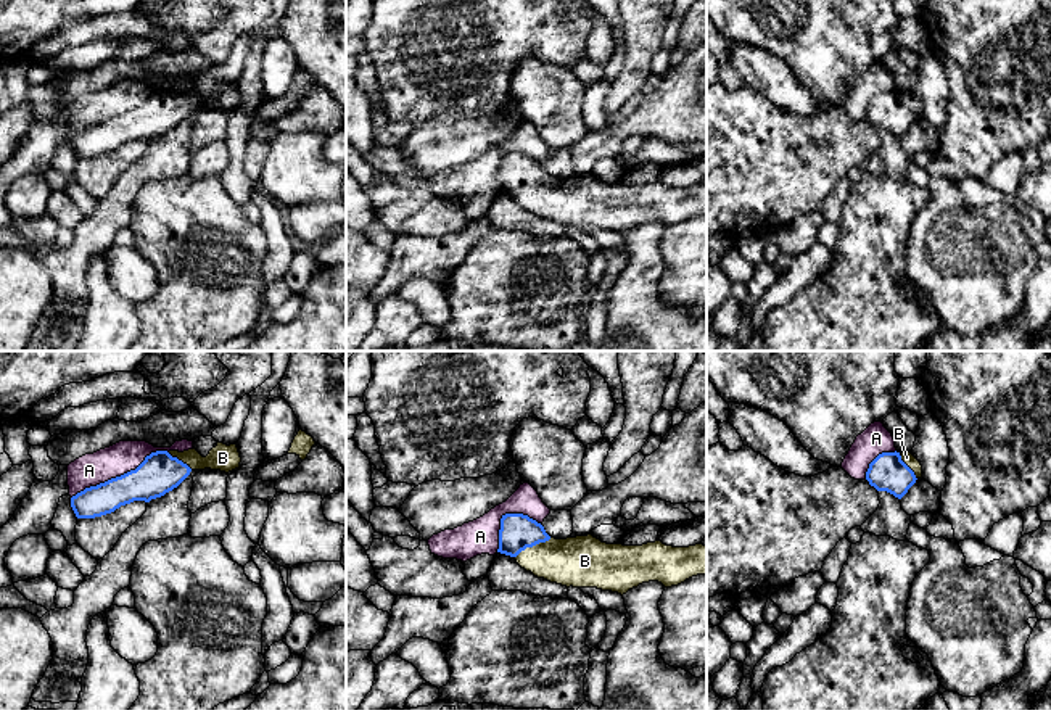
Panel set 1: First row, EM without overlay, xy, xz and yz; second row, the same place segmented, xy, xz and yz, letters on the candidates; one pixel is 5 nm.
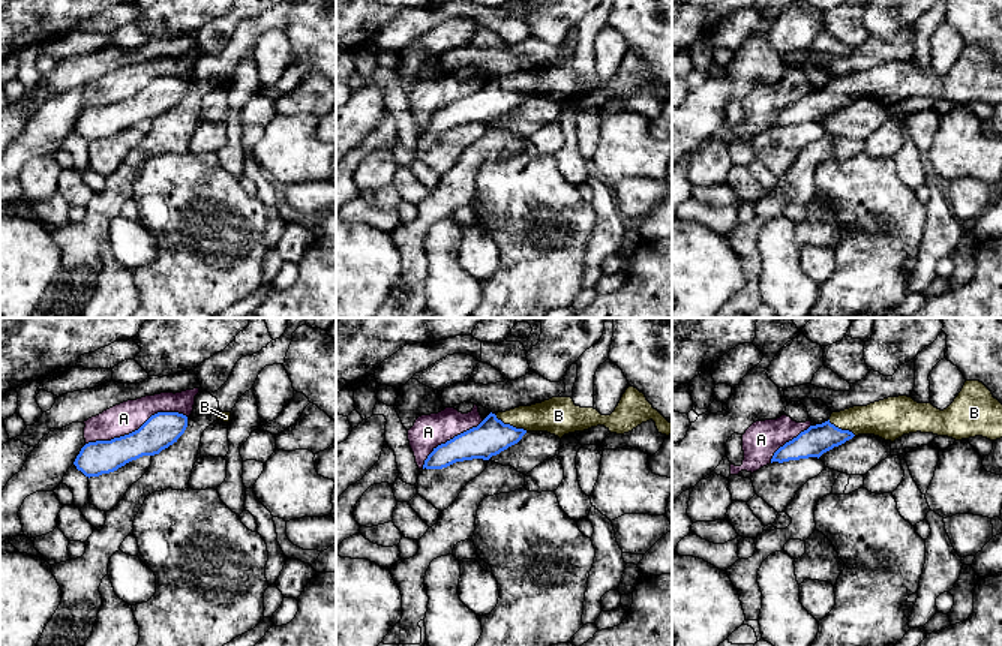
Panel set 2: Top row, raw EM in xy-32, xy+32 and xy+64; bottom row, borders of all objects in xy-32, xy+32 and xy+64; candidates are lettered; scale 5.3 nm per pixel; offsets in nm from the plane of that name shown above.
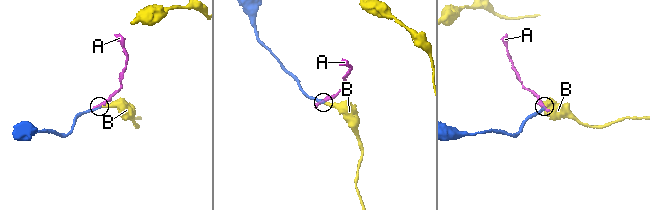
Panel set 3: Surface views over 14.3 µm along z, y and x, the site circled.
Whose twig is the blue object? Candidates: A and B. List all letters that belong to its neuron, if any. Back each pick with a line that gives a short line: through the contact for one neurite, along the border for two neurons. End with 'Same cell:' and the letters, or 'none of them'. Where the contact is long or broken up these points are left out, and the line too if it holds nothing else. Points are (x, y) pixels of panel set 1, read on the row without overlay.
B: line xz (517, 171), (533, 184), (546, 197), (580, 202)
Same cell: B

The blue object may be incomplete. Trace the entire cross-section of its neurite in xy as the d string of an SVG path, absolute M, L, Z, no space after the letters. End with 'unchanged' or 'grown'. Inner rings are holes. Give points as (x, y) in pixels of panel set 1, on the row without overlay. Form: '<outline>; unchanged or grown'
M237 84L217 85L203 97L195 87L179 90L156 90L135 108L97 126L85 127L71 137L77 158L95 158L114 151L134 140L150 142L177 127L192 109L232 111L240 106L241 97Z; grown

